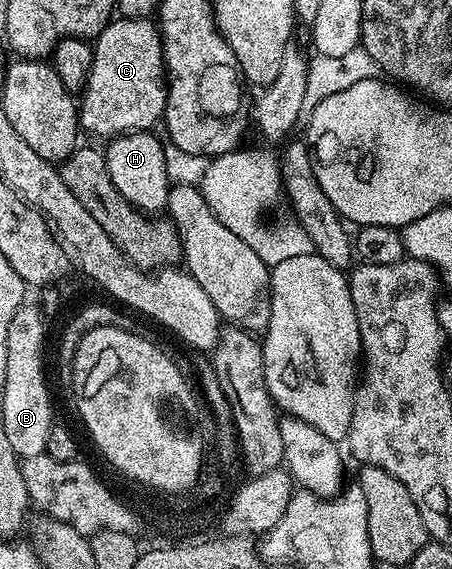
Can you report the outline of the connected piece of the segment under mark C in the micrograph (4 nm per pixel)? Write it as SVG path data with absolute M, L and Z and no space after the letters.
M114 18L97 34L92 48L91 69L79 95L80 130L116 137L158 126L167 101L165 54L158 24L149 19Z

